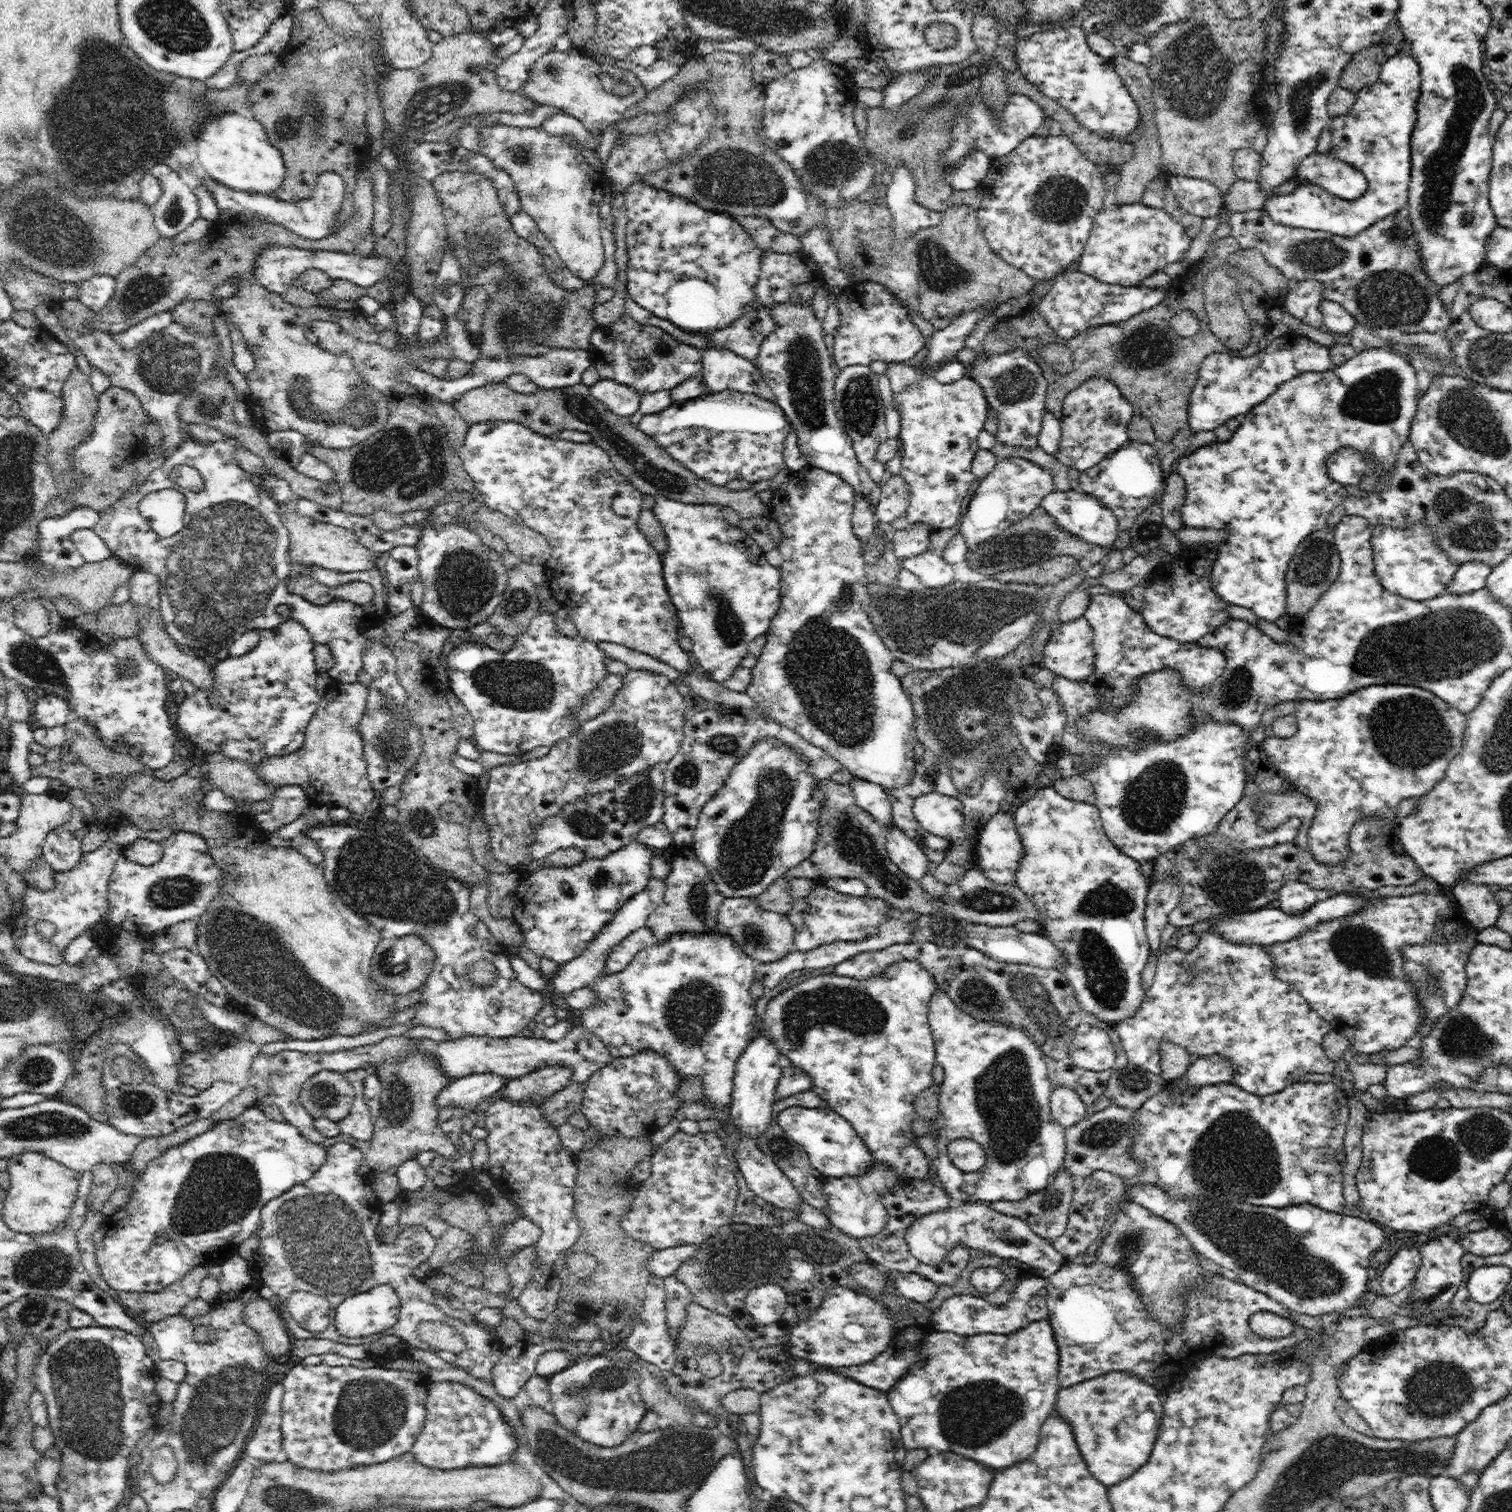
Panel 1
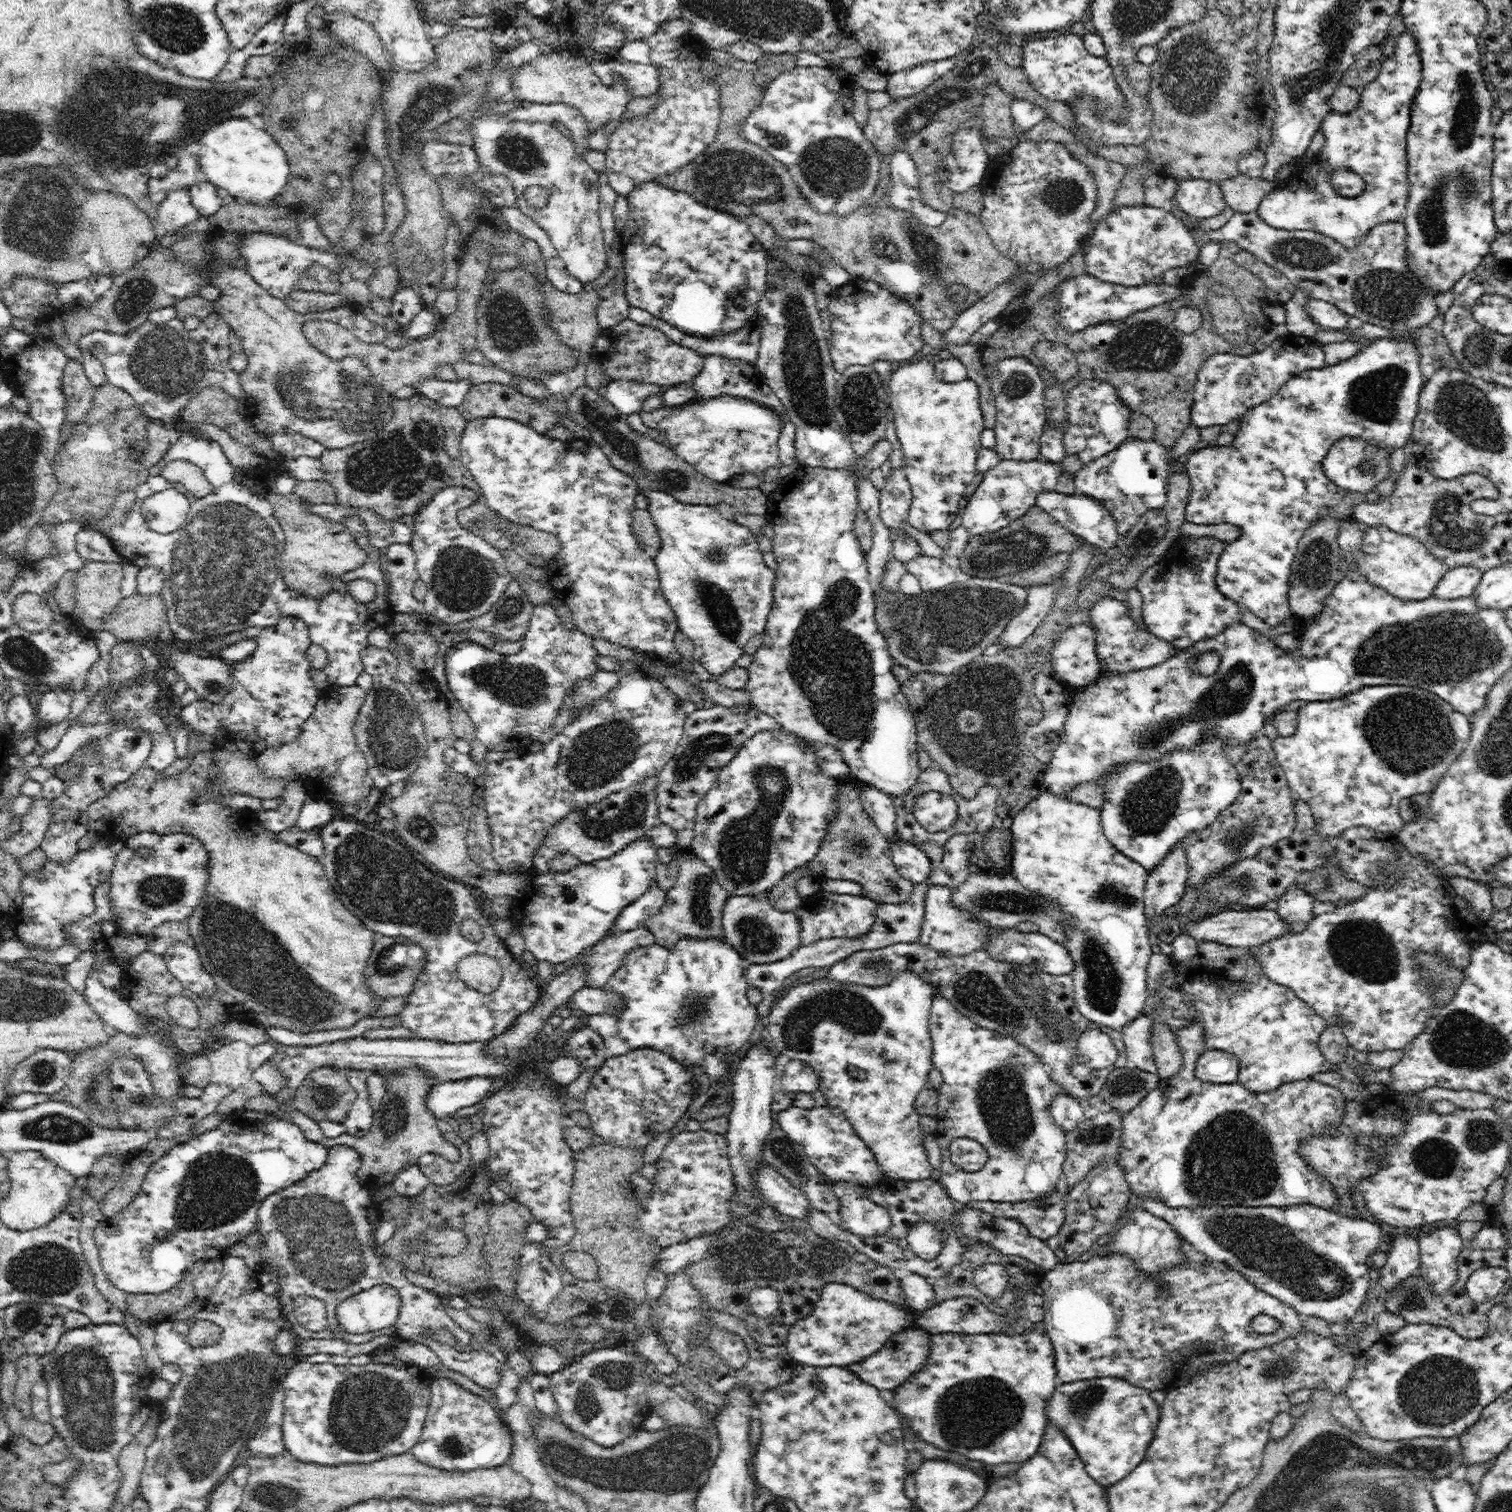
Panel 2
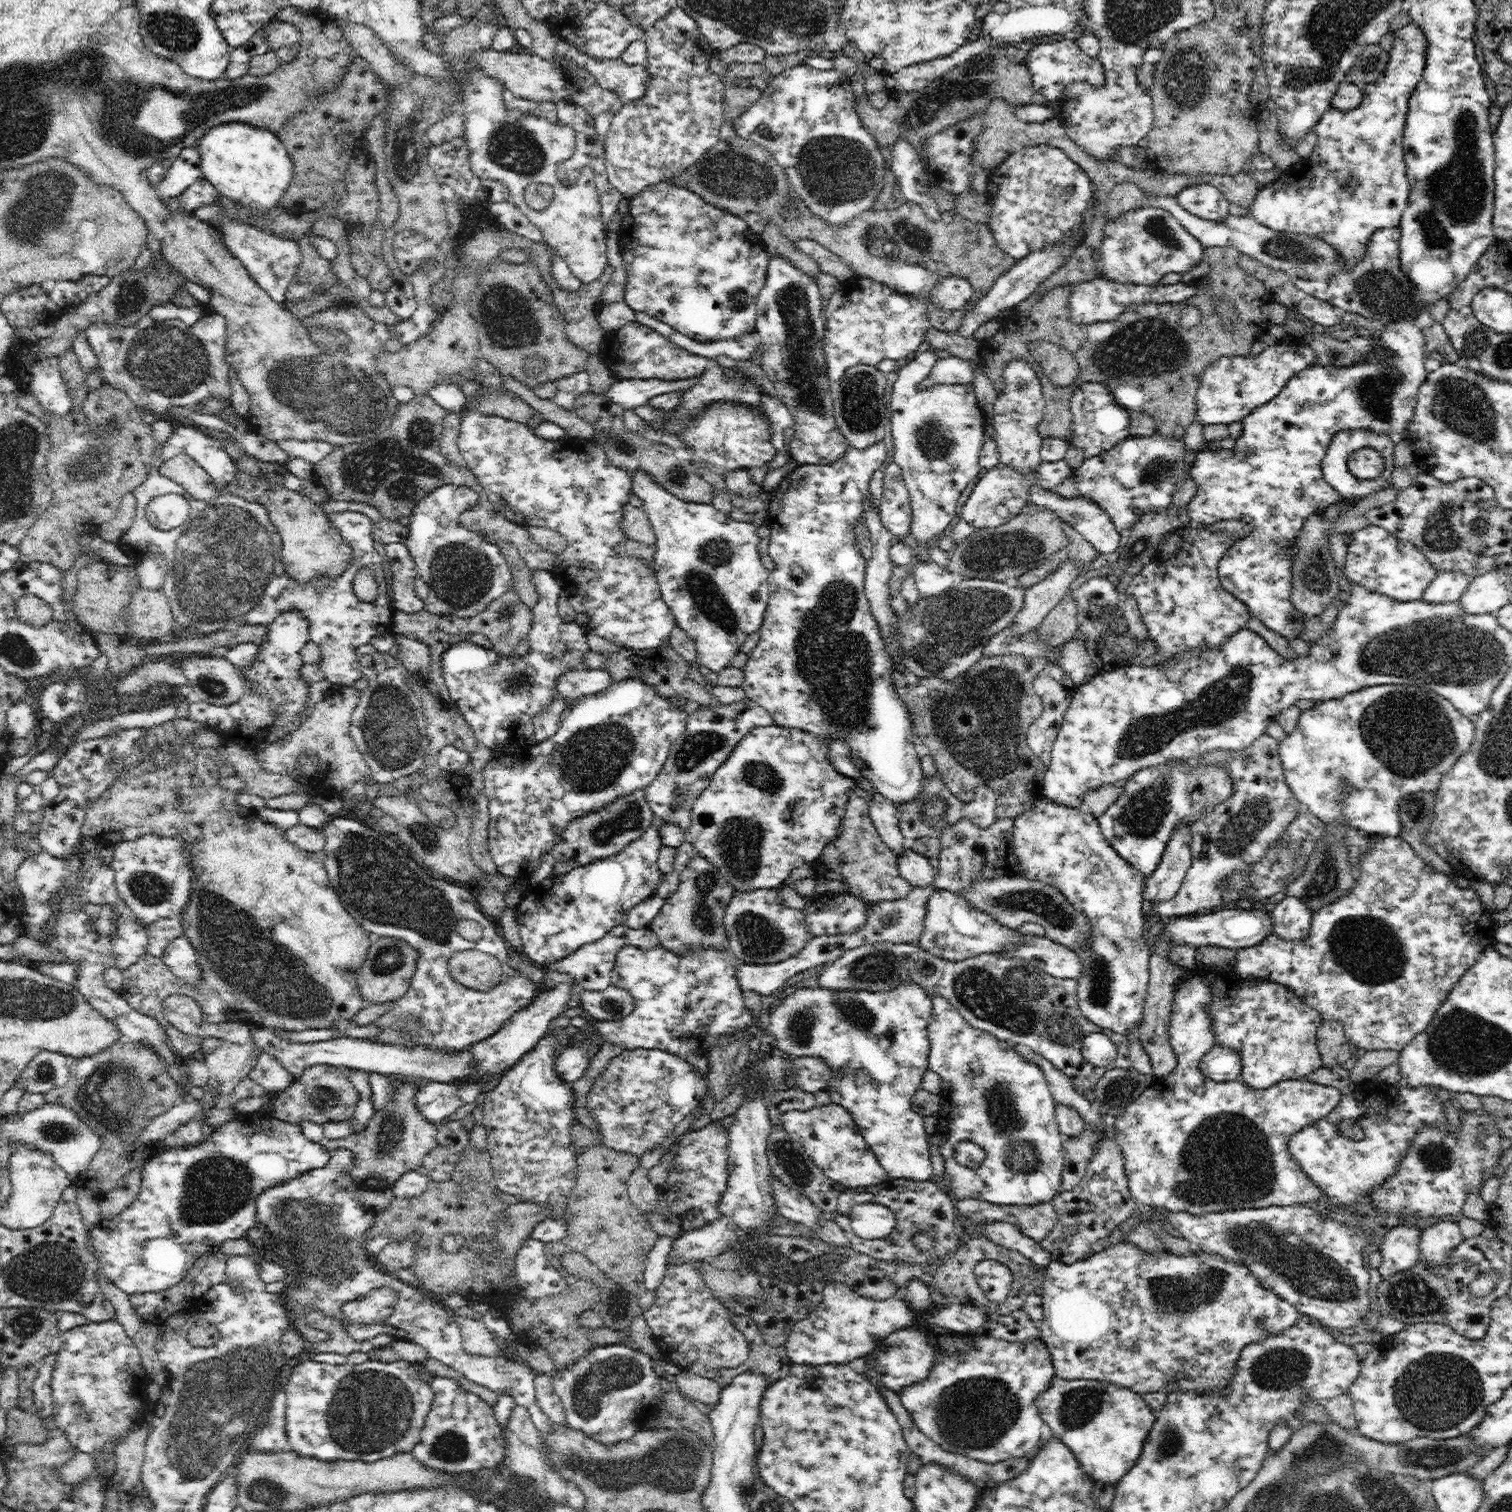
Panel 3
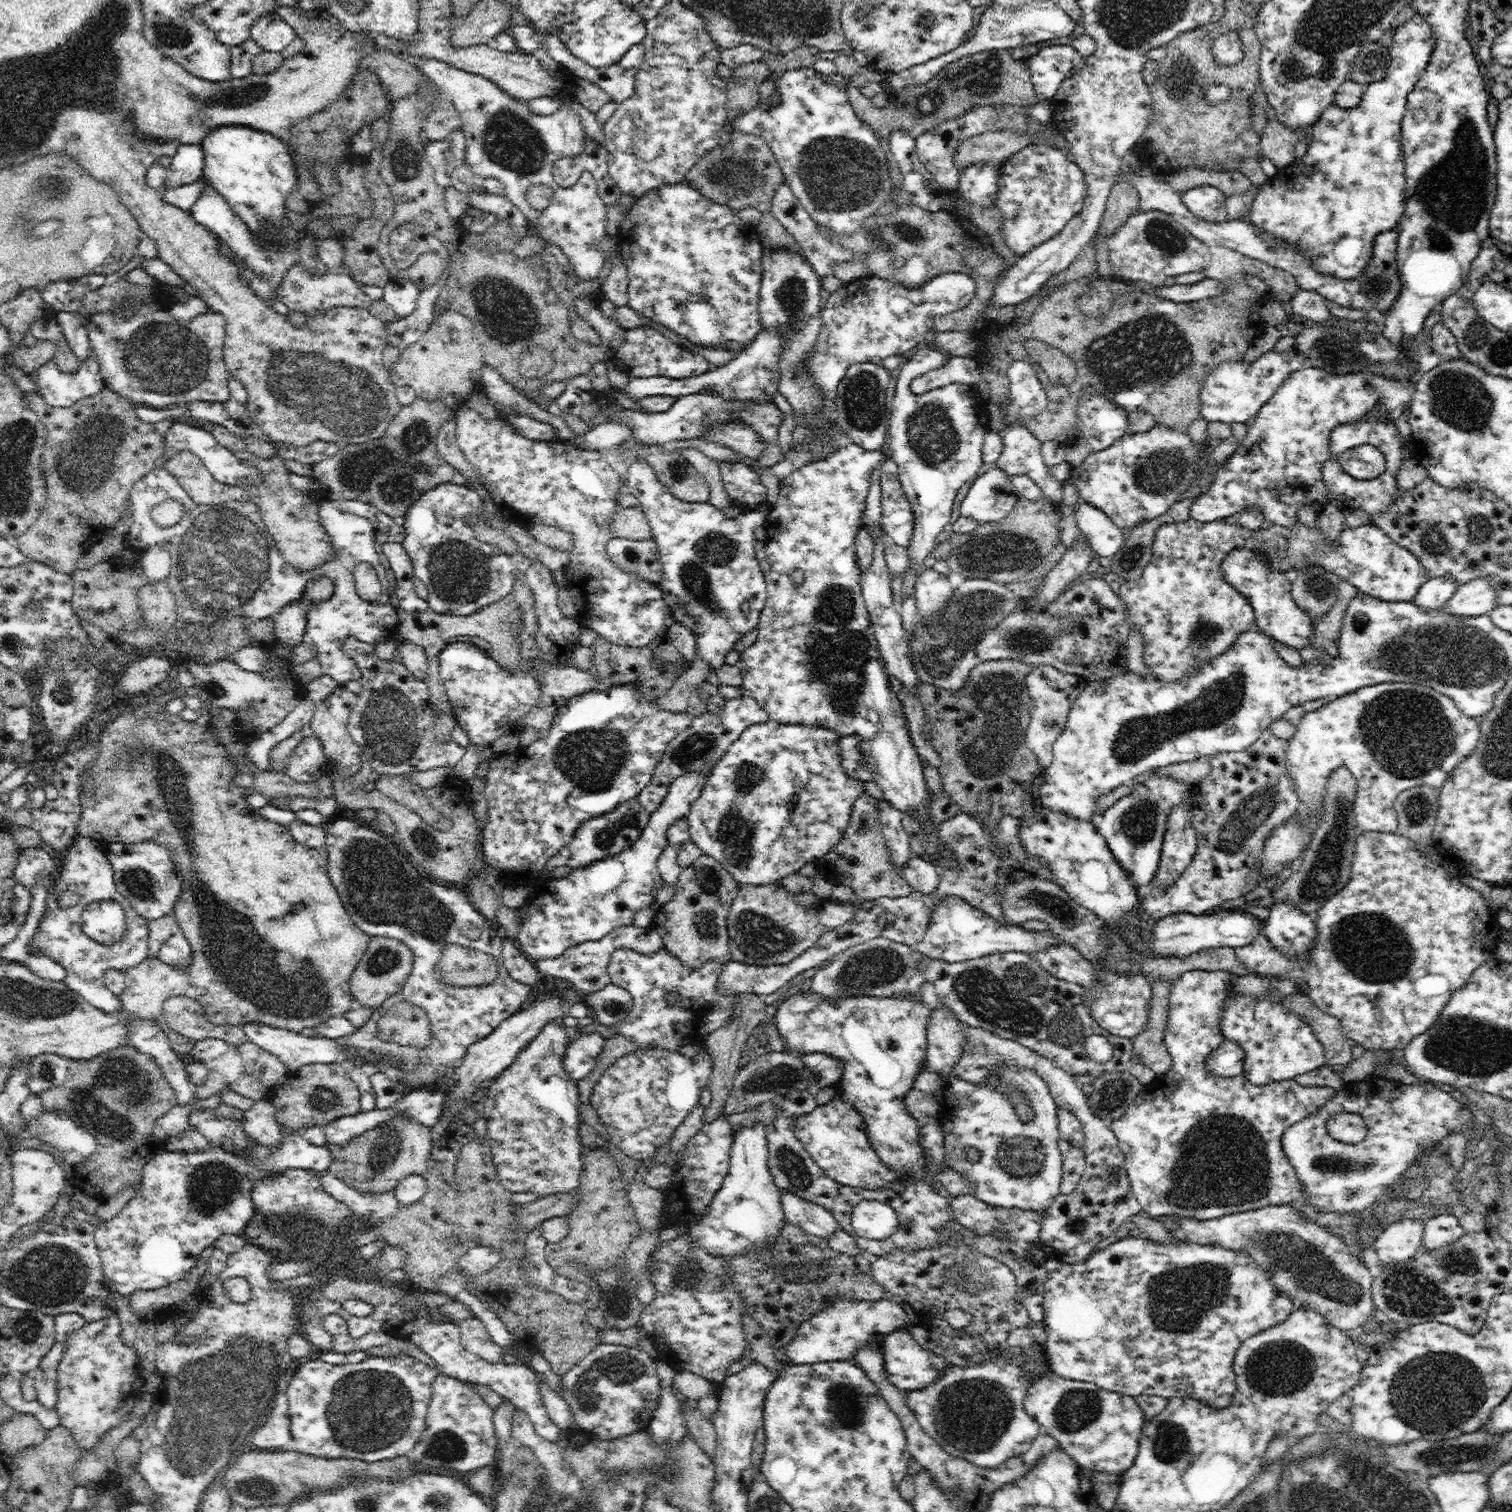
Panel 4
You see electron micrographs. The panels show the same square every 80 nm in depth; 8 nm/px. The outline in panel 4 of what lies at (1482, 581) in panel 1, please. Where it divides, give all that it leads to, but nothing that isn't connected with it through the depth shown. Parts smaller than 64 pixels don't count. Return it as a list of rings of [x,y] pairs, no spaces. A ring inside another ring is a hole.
[[[1431,578],[1418,589],[1413,602],[1421,610],[1441,610],[1452,599],[1459,586],[1450,578]]]

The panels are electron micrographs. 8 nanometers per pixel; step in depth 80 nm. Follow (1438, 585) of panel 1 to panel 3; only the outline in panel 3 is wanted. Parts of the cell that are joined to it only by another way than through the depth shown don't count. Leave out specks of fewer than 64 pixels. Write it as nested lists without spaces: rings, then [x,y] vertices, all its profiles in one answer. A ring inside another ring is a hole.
[[[1373,524],[1353,530],[1347,550],[1344,568],[1338,571],[1340,574],[1344,574],[1345,578],[1358,586],[1400,602],[1421,601],[1426,588],[1440,573],[1418,547],[1398,539],[1386,531],[1386,528]]]

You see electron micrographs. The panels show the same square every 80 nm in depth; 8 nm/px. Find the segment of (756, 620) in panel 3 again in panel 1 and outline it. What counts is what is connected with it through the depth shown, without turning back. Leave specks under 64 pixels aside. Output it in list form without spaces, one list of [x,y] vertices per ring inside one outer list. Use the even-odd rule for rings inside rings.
[[[665,496],[654,498],[652,511],[668,537],[666,554],[661,557],[665,588],[680,618],[681,634],[692,641],[691,656],[695,664],[700,664],[712,680],[722,683],[736,672],[742,658],[749,654],[748,644],[768,633],[770,622],[781,606],[780,570],[770,565],[762,547],[746,531],[727,521],[720,505],[690,504]]]

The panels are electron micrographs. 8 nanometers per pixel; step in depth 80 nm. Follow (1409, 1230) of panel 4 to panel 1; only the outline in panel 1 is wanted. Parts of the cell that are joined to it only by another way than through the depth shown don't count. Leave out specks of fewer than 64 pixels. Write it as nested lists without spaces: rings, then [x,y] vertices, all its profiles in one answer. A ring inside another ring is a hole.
[[[1416,1245],[1402,1247],[1383,1270],[1379,1294],[1387,1297],[1413,1284],[1421,1264],[1421,1254]]]

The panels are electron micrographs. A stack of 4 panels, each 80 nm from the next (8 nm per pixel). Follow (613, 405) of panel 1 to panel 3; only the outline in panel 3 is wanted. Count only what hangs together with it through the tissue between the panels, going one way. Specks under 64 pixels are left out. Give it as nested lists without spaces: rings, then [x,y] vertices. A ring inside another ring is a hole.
[[[700,378],[686,380],[660,380],[660,379],[620,379],[614,380],[607,390],[607,395],[616,404],[626,410],[634,410],[644,406],[650,398],[676,391],[686,392],[693,387]]]

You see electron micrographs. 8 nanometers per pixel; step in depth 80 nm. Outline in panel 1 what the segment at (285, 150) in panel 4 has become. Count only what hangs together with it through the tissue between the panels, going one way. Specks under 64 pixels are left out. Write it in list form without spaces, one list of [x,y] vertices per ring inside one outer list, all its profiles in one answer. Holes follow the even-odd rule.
[[[226,112],[206,120],[194,142],[198,147],[197,160],[206,174],[232,190],[270,194],[282,184],[286,173],[282,153],[272,147],[264,126],[245,113]]]

